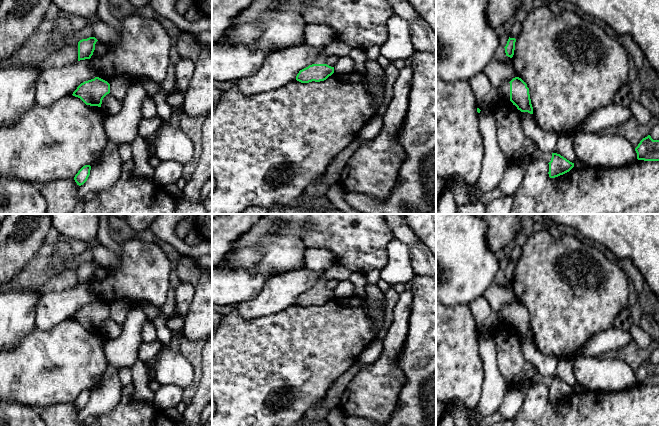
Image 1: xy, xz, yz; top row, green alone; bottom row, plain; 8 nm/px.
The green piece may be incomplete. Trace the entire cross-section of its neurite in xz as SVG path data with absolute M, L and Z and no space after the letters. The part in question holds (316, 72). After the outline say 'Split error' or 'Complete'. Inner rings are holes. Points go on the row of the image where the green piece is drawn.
M335 39L332 43L326 46L323 52L319 55L315 64L299 71L296 80L301 83L309 83L312 81L320 82L326 80L334 73L334 67L325 63L328 56L347 56L353 48L342 41Z. Split error

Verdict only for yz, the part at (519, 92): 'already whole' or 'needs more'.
needs more

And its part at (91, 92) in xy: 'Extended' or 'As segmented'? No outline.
As segmented

